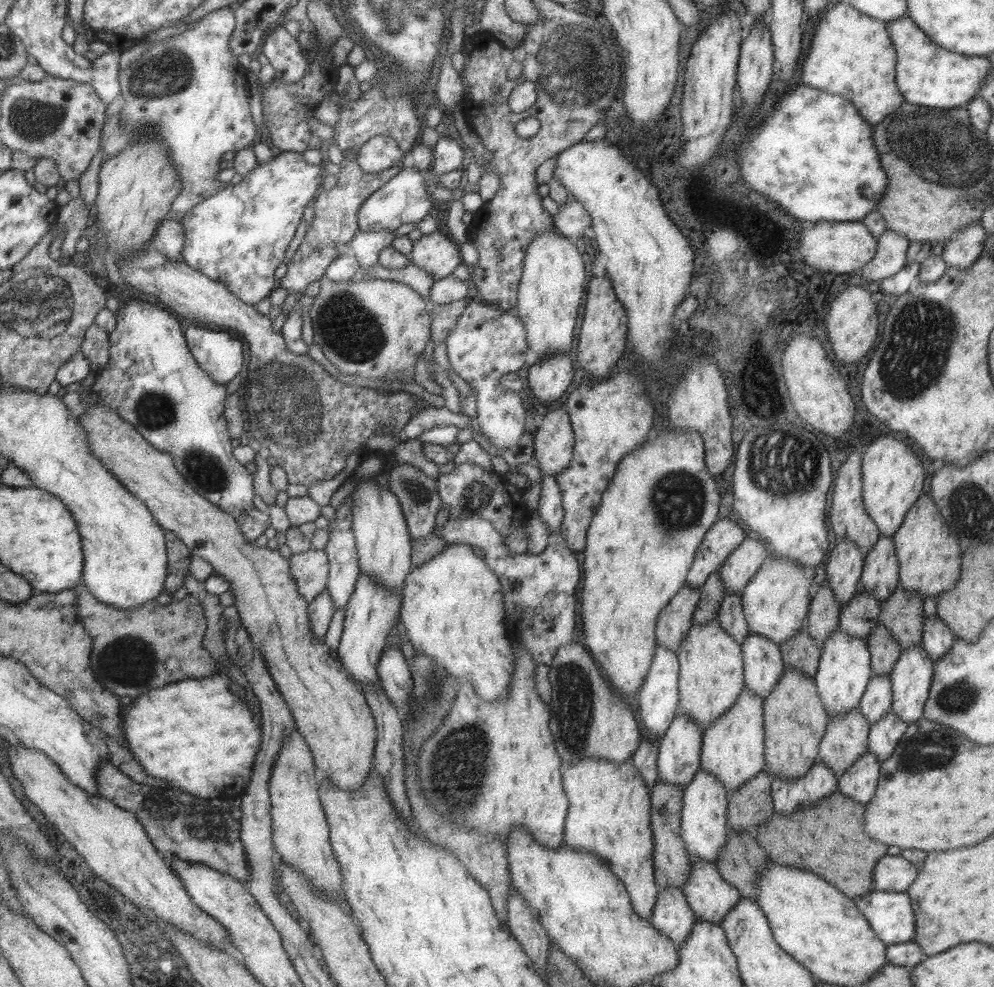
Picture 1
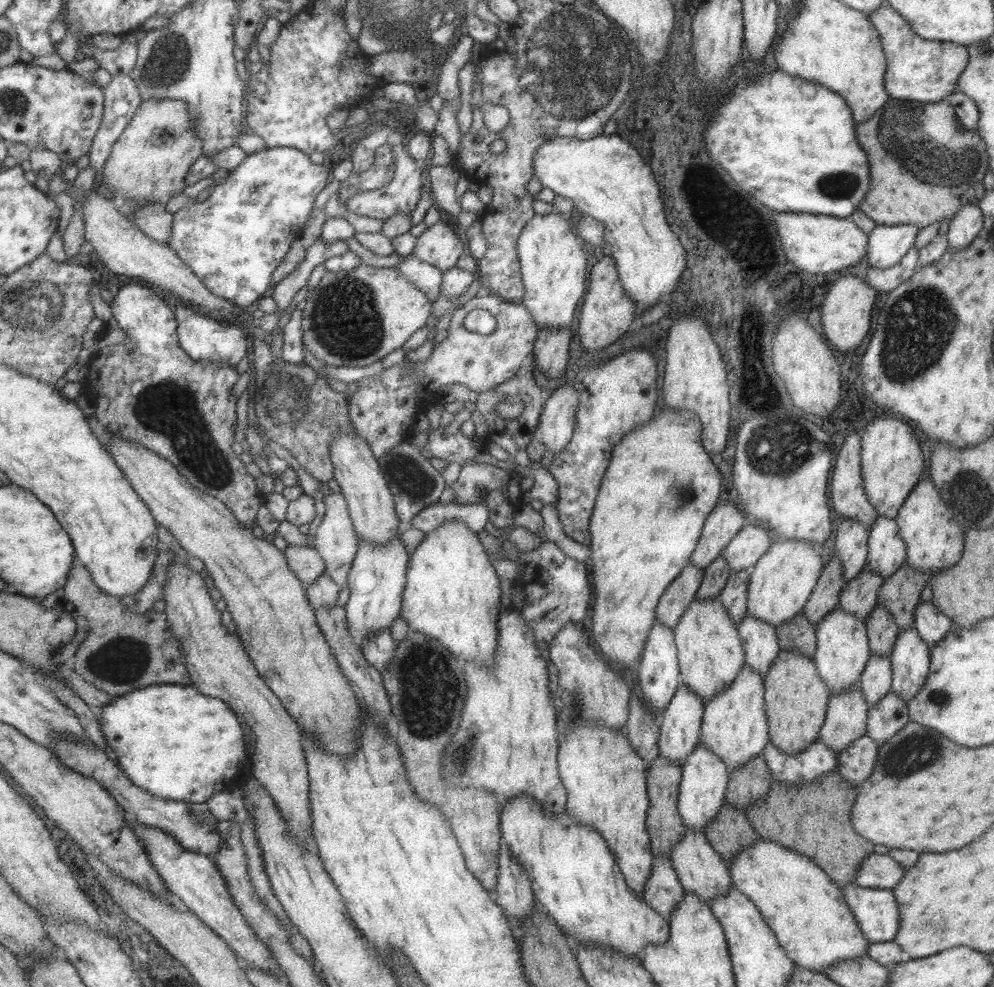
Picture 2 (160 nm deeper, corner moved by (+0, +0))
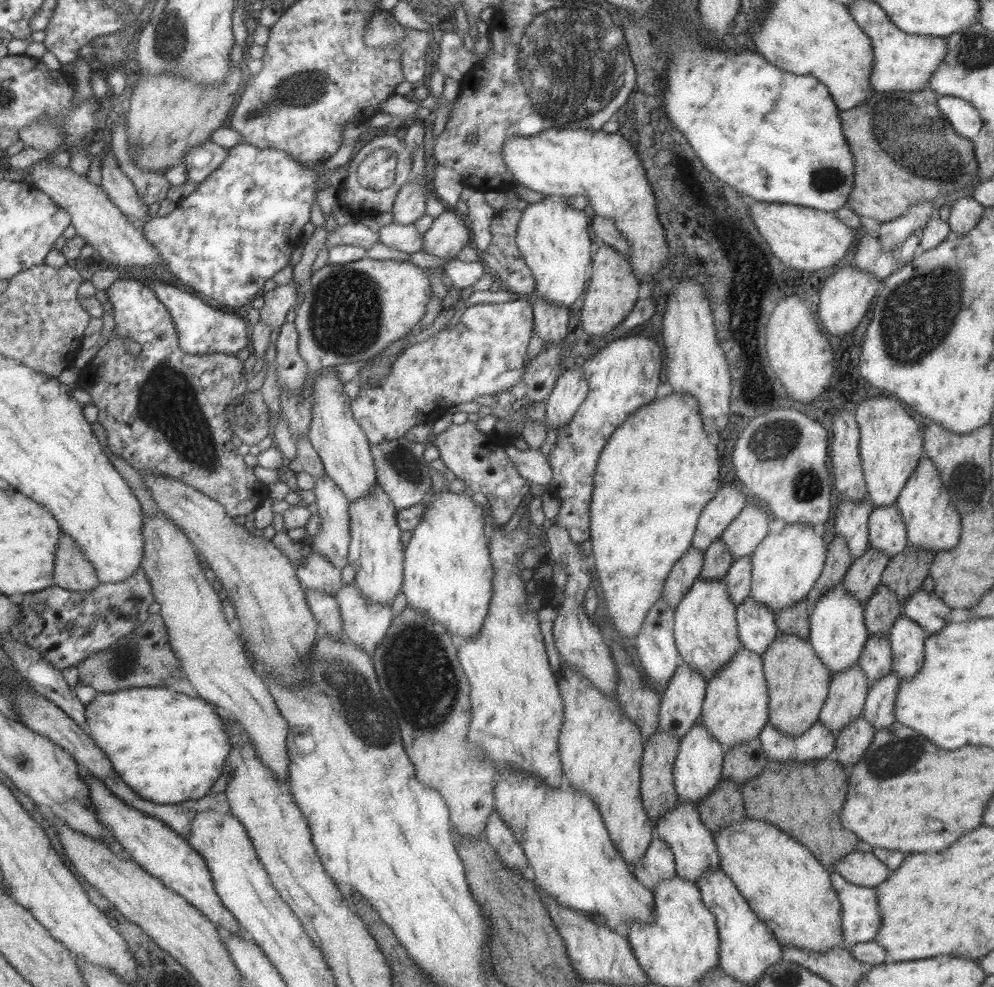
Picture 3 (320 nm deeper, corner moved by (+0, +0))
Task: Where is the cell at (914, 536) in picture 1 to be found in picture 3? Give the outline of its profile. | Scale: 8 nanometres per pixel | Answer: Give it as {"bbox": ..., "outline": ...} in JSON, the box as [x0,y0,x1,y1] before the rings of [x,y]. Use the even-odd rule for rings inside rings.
{"bbox":[894,456,960,552],"outline":[[[923,456],[907,478],[905,486],[894,502],[902,516],[906,528],[906,539],[915,549],[945,552],[958,543],[960,535],[960,517],[950,501],[947,490],[942,486],[935,465]]]}

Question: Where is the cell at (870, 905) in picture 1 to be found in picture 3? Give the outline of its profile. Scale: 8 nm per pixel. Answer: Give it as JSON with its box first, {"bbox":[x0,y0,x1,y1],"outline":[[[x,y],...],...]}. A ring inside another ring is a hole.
{"bbox":[830,871,881,949],"outline":[[[835,871],[830,872],[830,881],[841,904],[841,935],[847,949],[857,942],[873,941],[881,928],[874,887],[854,885]]]}

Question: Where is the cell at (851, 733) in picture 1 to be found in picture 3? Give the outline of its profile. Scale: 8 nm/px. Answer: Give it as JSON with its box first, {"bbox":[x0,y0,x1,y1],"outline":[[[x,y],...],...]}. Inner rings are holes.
{"bbox":[818,663,870,735],"outline":[[[858,663],[831,674],[828,695],[821,706],[818,719],[836,735],[845,725],[862,714],[870,685]]]}

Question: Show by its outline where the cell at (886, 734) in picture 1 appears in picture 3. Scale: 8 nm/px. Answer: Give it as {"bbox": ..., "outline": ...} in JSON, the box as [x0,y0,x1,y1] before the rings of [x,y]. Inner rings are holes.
{"bbox":[862,670,899,730],"outline":[[[891,670],[868,688],[862,710],[862,716],[871,723],[874,730],[895,723],[893,704],[899,684],[898,676]]]}

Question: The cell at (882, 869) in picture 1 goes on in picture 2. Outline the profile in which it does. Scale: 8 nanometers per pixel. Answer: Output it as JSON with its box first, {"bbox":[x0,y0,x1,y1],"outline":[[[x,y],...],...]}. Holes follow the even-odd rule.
{"bbox":[853,854,903,889],"outline":[[[869,854],[860,862],[853,883],[863,888],[892,889],[899,882],[903,868],[885,854]]]}

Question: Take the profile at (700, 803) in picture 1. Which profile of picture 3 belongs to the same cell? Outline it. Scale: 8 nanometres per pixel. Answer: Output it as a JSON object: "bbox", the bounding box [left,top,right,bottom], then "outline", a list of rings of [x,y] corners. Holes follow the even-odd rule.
{"bbox":[673,721,723,803],"outline":[[[695,721],[689,730],[678,740],[678,751],[673,761],[673,784],[678,798],[686,803],[696,802],[719,782],[721,779],[721,761],[723,760],[723,746],[721,746],[711,733]]]}

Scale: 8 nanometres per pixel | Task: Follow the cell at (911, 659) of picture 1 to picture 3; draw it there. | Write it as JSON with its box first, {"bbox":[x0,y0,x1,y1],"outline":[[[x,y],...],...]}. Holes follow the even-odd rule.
{"bbox":[887,615,927,680],"outline":[[[901,615],[887,634],[892,652],[892,671],[899,680],[915,674],[924,659],[924,640],[927,634],[909,617]]]}

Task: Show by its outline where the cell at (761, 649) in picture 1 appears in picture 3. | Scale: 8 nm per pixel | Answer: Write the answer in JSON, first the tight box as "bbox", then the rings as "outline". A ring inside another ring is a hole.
{"bbox":[735,595,779,656],"outline":[[[751,595],[736,606],[735,618],[740,643],[760,656],[779,634],[772,610]]]}

